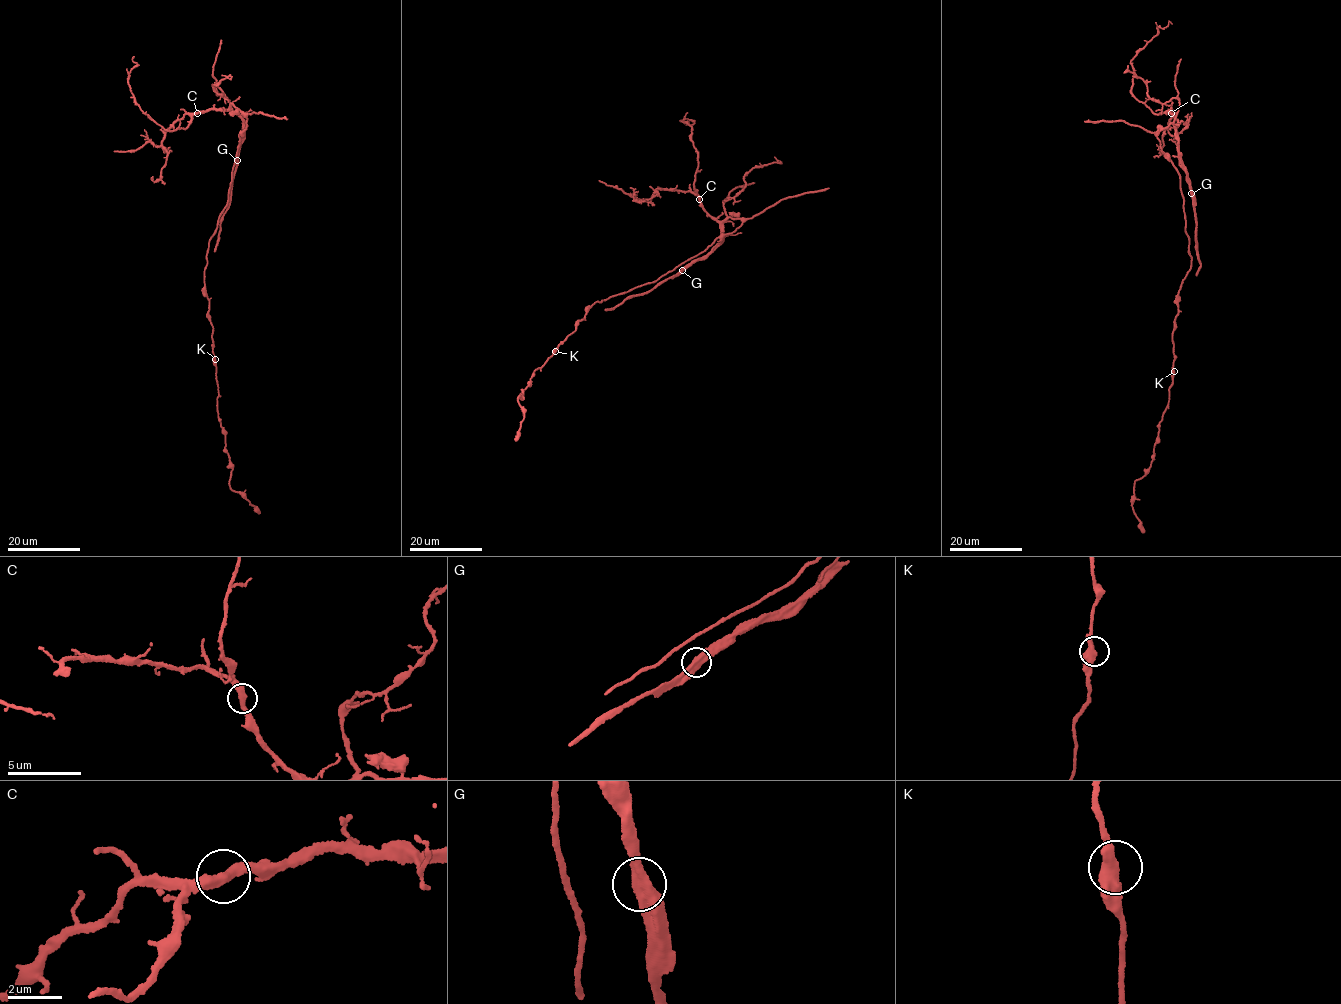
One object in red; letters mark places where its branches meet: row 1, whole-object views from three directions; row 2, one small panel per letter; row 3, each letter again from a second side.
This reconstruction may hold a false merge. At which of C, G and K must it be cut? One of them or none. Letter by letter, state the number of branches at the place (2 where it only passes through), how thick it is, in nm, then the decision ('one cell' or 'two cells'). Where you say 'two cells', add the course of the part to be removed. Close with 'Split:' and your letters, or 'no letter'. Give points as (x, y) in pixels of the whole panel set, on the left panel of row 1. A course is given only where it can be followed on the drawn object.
C: branches 2; calibre 400 nm; one cell
G: branches 2; calibre 440 nm; one cell
K: branches 2; calibre 440 nm; one cell
Split: no letter

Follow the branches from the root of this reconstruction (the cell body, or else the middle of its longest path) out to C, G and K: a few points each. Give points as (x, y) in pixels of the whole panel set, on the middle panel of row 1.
C: (643, 284), (656, 281), (741, 225), (740, 219), (730, 216), (720, 221), (711, 217), (699, 199)
G: (643, 284), (703, 251), (742, 221), (726, 219), (720, 225), (719, 243), (681, 270)
K: (643, 284), (593, 304), (555, 351)

